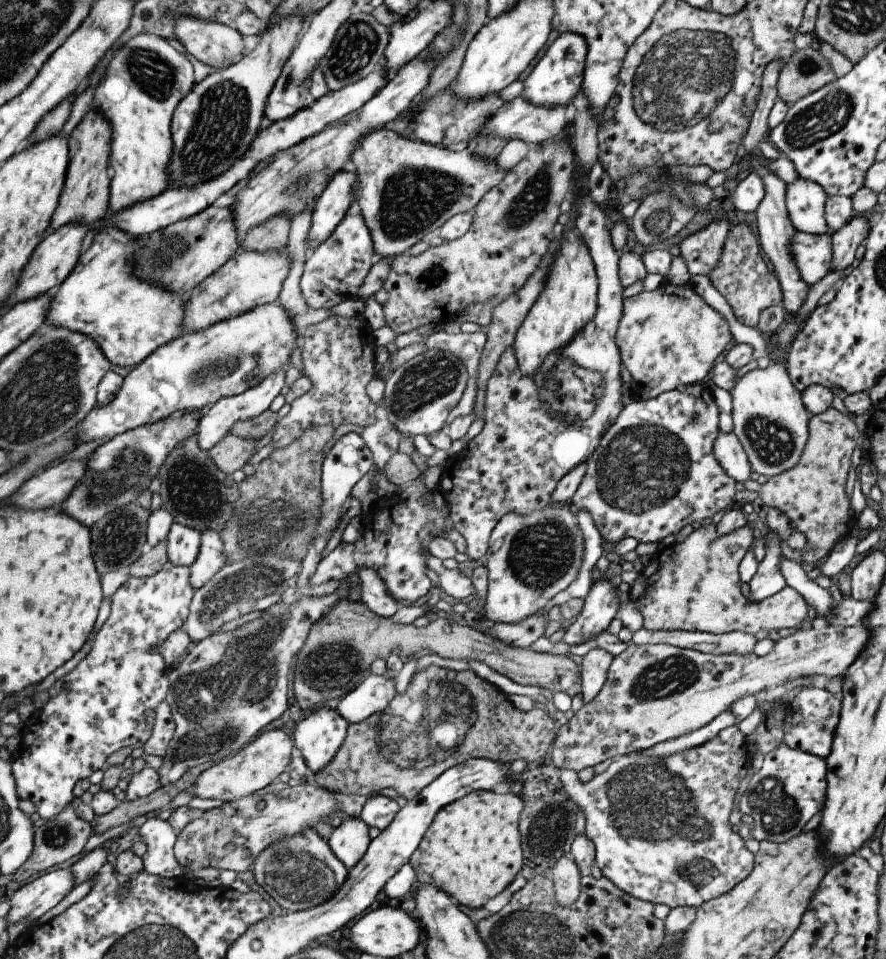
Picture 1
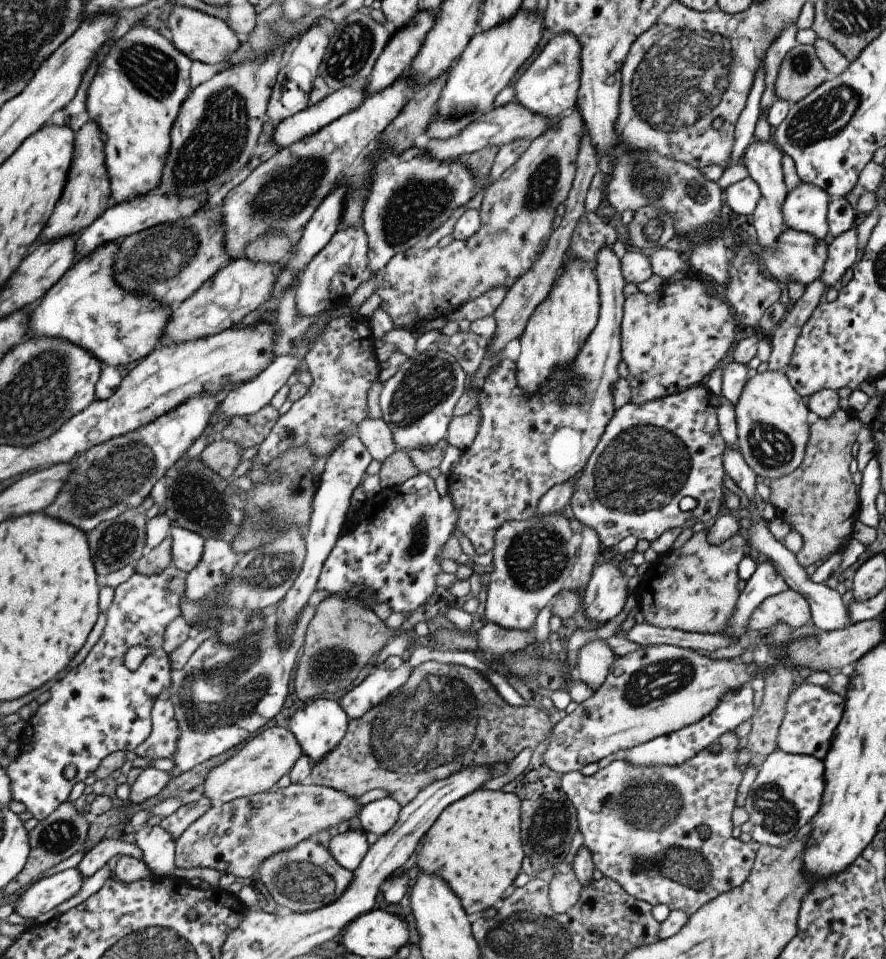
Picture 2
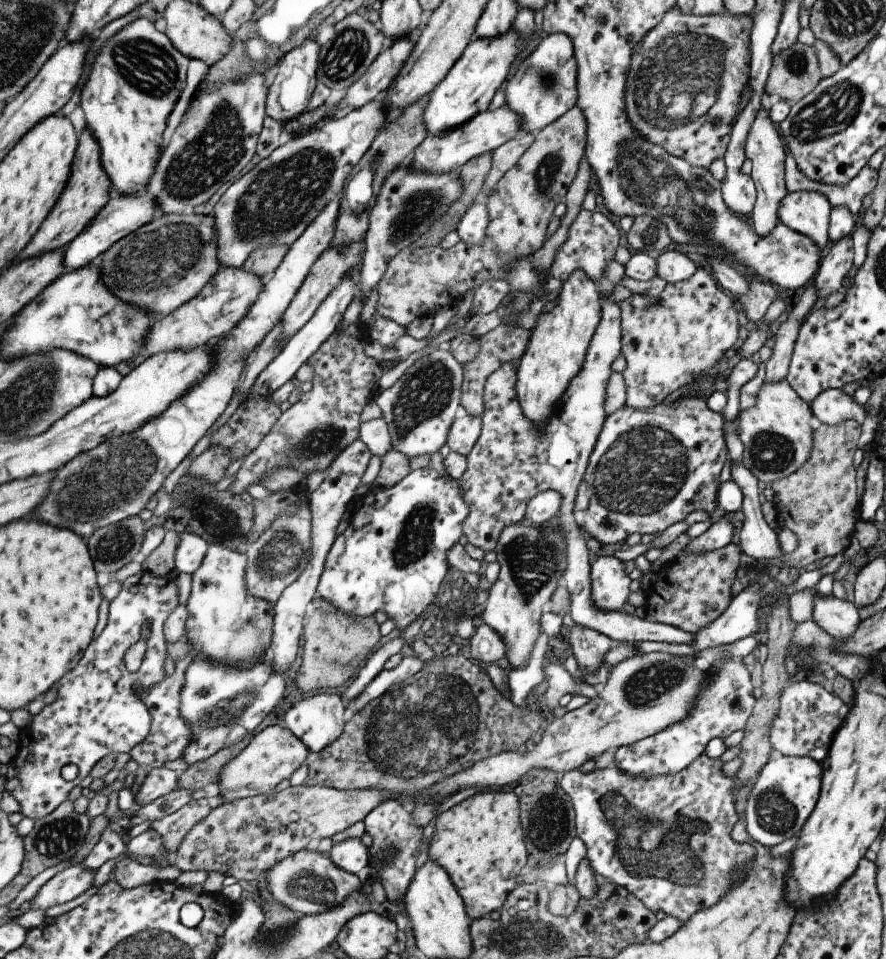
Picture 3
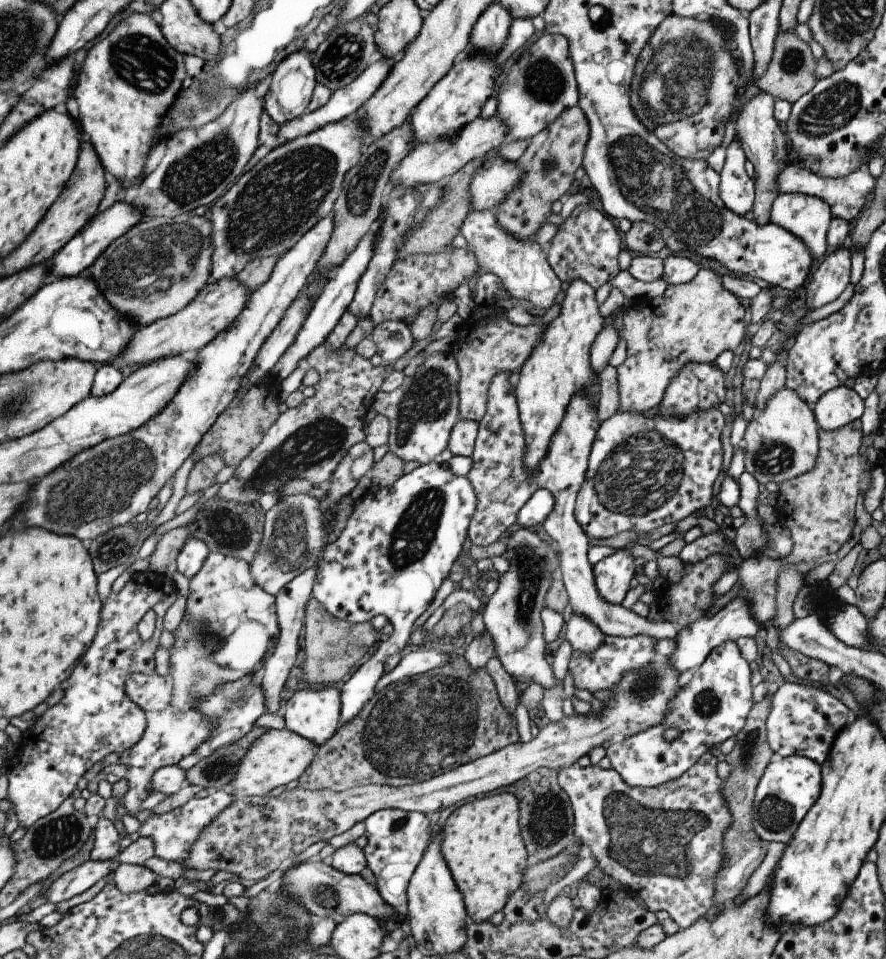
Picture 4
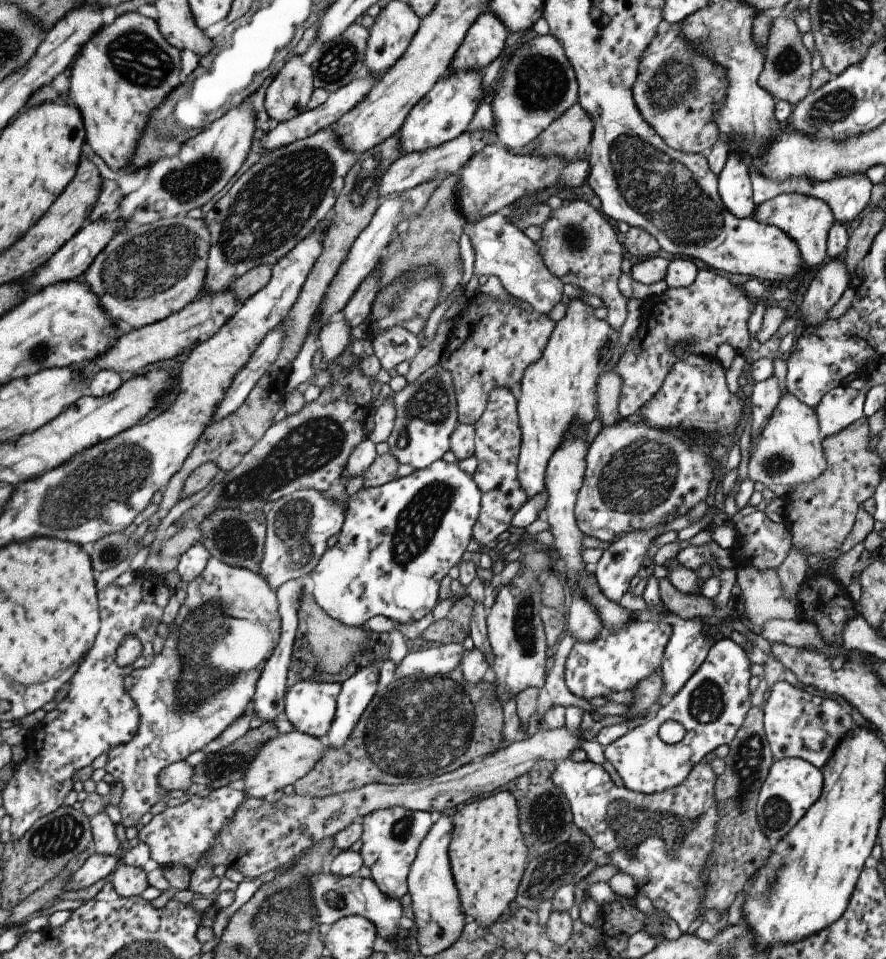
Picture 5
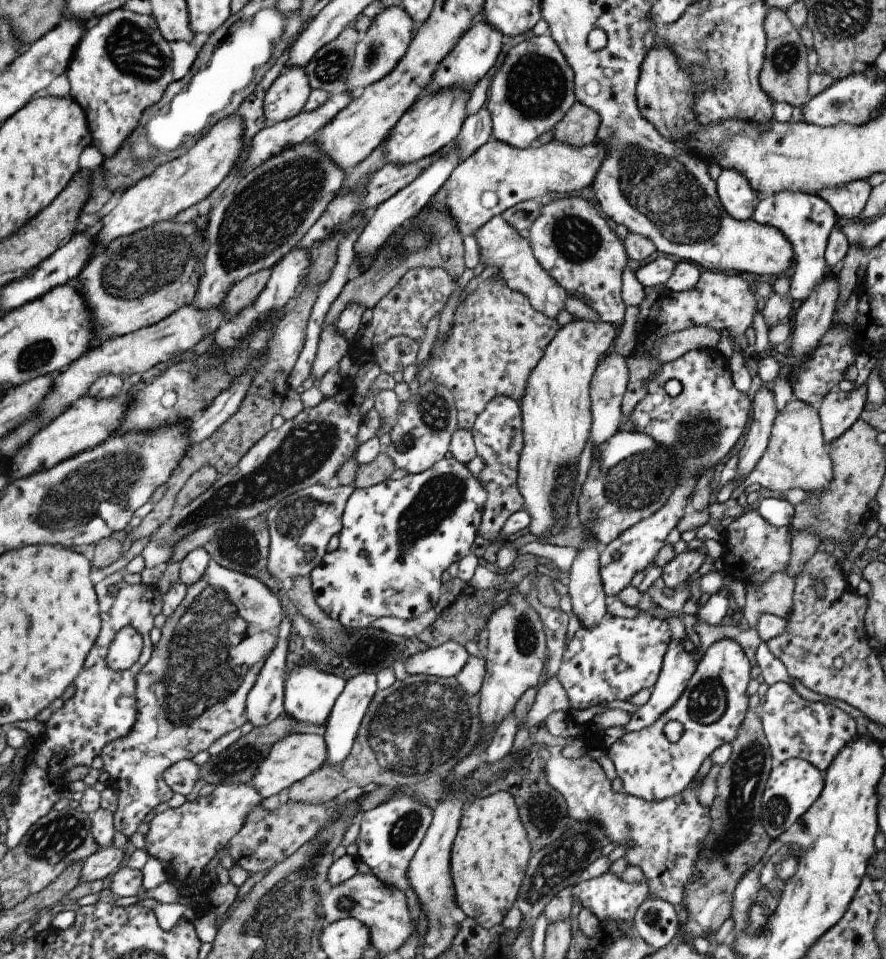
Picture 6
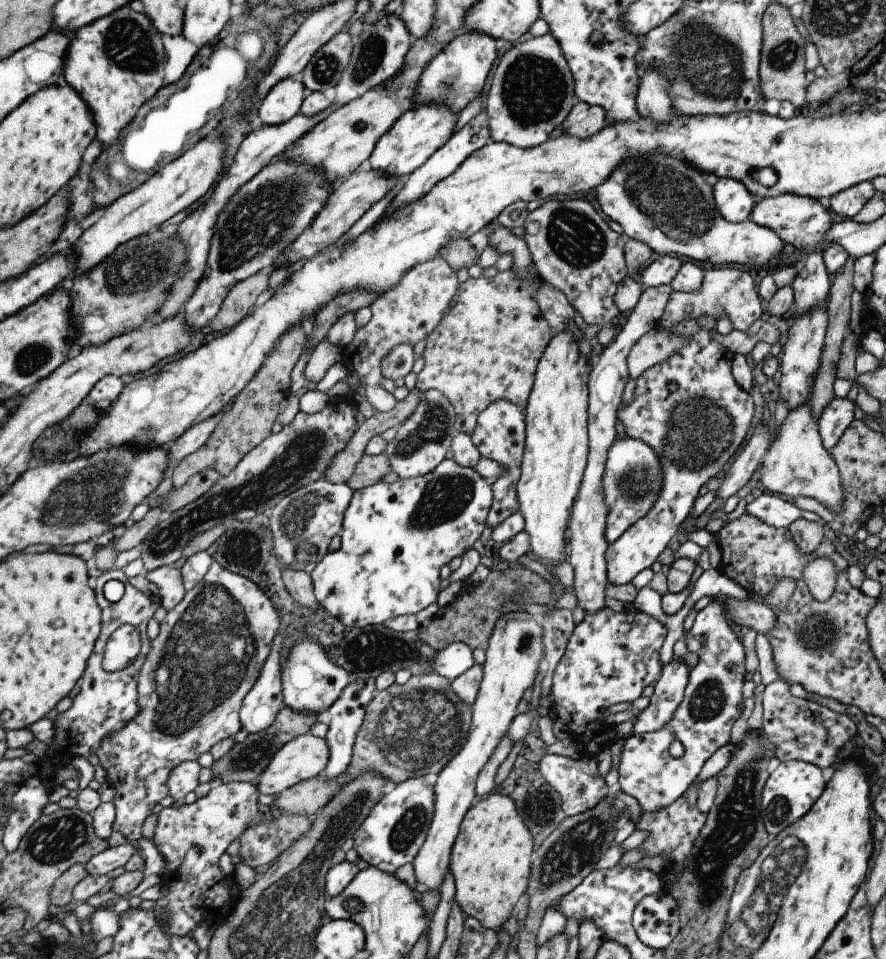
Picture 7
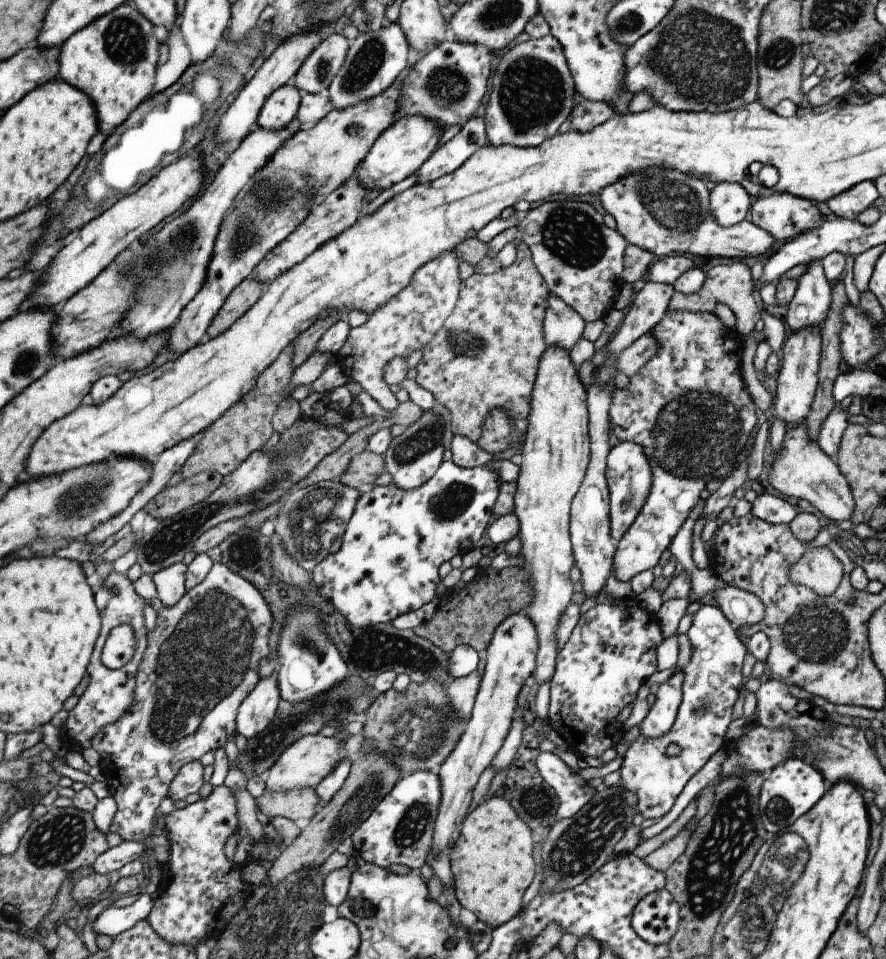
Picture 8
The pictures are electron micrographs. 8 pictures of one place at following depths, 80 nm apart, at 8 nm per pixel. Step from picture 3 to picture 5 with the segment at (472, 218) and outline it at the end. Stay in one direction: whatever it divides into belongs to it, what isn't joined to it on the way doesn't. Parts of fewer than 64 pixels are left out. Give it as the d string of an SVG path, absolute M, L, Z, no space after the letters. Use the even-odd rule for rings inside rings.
M493 213L473 222L467 221L462 232L467 234L474 254L472 274L497 276L509 295L527 302L536 313L547 315L553 305L560 302L562 282L546 269L538 244L503 215Z

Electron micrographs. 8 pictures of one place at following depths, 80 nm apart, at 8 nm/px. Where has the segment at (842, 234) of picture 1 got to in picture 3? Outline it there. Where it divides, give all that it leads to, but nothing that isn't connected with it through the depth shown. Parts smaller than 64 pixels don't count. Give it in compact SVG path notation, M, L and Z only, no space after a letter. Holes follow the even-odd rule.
M845 235L833 244L829 244L810 282L817 289L818 298L821 296L827 298L832 292L842 290L841 280L853 266L852 258L851 236Z

